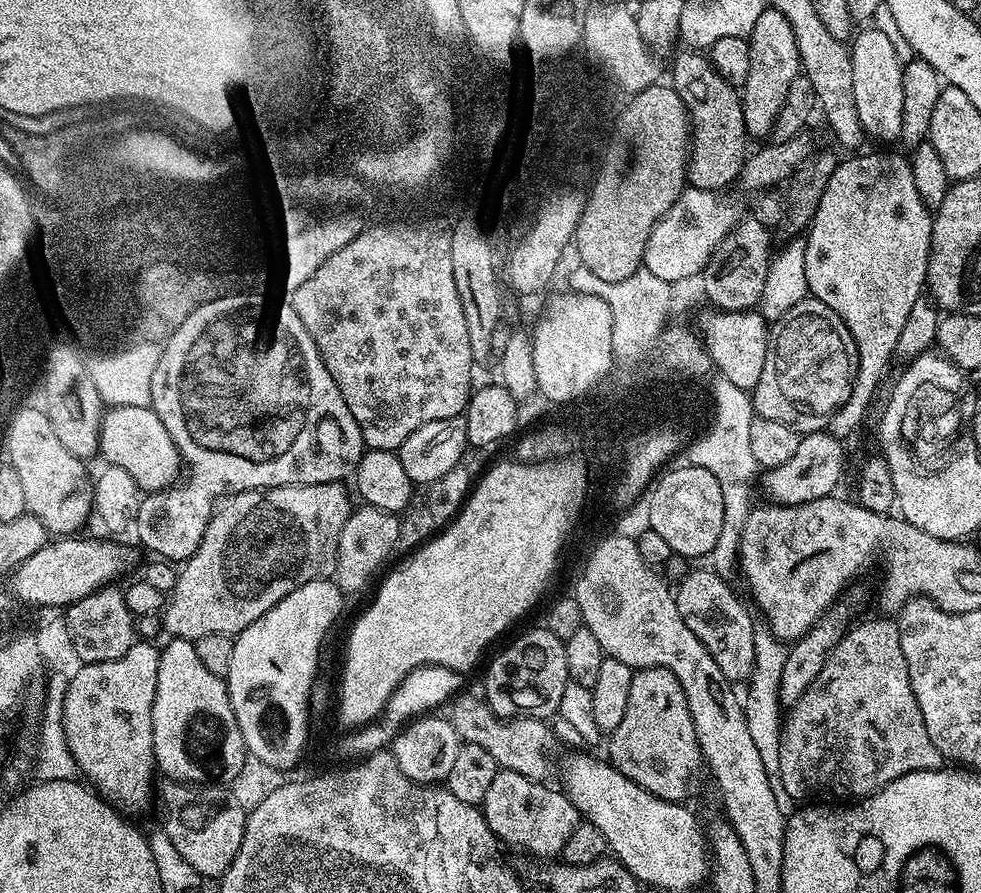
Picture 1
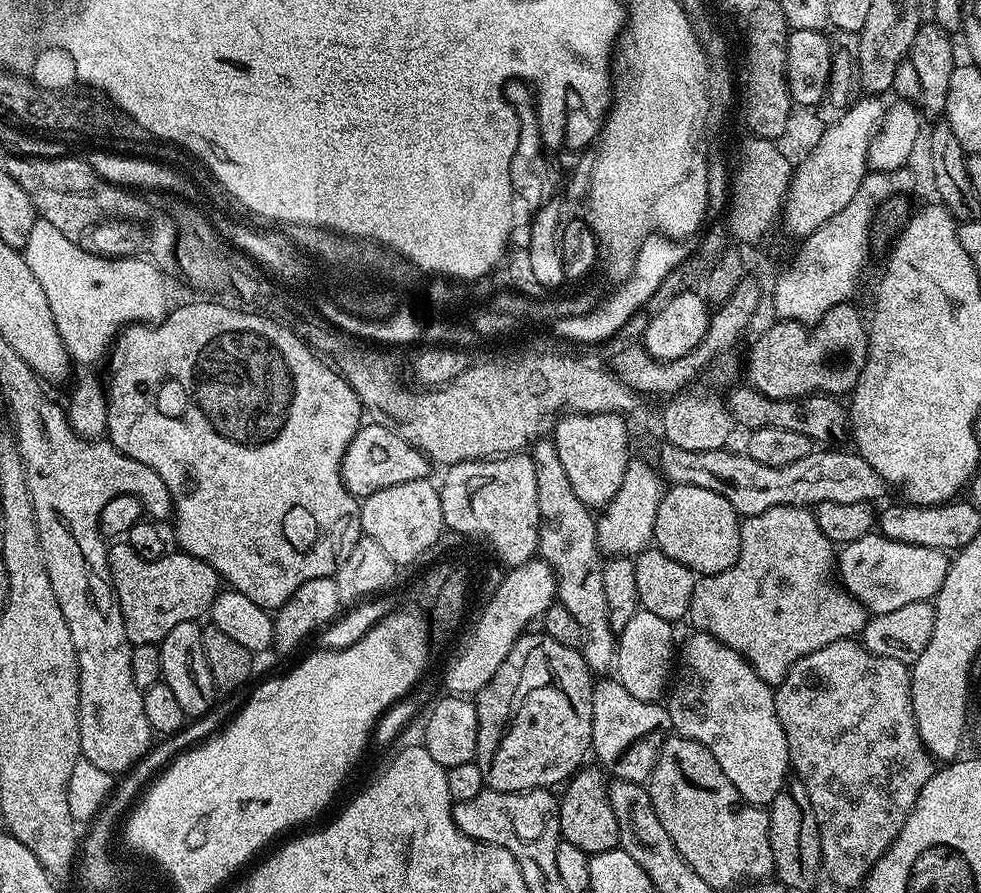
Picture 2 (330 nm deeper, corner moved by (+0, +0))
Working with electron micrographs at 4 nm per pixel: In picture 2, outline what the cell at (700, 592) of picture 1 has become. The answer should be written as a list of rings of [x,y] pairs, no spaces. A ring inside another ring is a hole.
[[[693,631],[691,635],[684,649],[679,649],[674,683],[666,700],[672,732],[706,746],[706,750],[714,754],[718,766],[722,766],[722,774],[734,782],[738,794],[742,794],[744,800],[757,806],[771,805],[772,799],[784,789],[790,776],[786,734],[782,730],[782,722],[778,722],[773,685],[762,682],[754,666],[750,666],[741,652],[714,639],[709,632]]]

